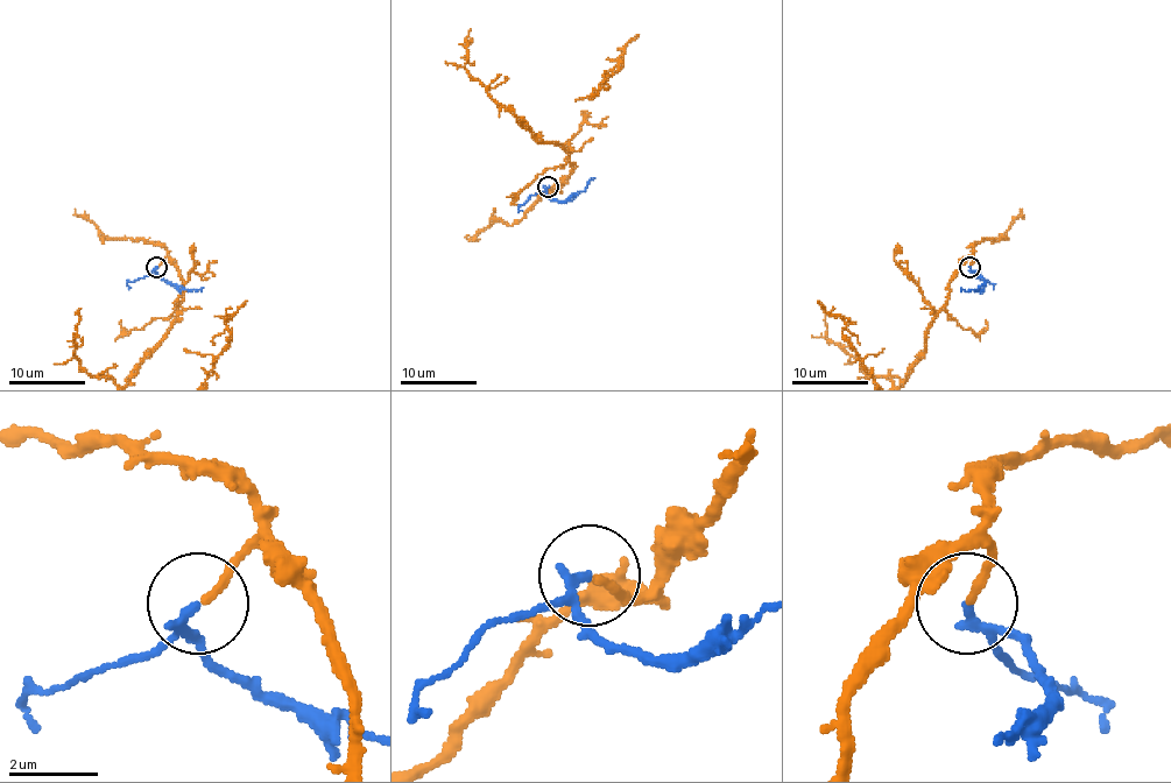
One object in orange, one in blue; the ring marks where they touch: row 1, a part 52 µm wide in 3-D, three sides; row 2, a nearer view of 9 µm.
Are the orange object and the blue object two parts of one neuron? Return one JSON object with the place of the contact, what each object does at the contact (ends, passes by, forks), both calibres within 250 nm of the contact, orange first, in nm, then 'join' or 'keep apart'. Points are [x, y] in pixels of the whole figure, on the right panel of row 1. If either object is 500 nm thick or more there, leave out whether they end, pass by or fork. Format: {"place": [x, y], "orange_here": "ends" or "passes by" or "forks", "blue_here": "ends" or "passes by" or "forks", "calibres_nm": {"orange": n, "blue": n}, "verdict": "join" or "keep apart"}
{"place": [970, 267], "orange_here": "ends", "blue_here": "passes by", "calibres_nm": {"orange": 170, "blue": 160}, "verdict": "join"}

